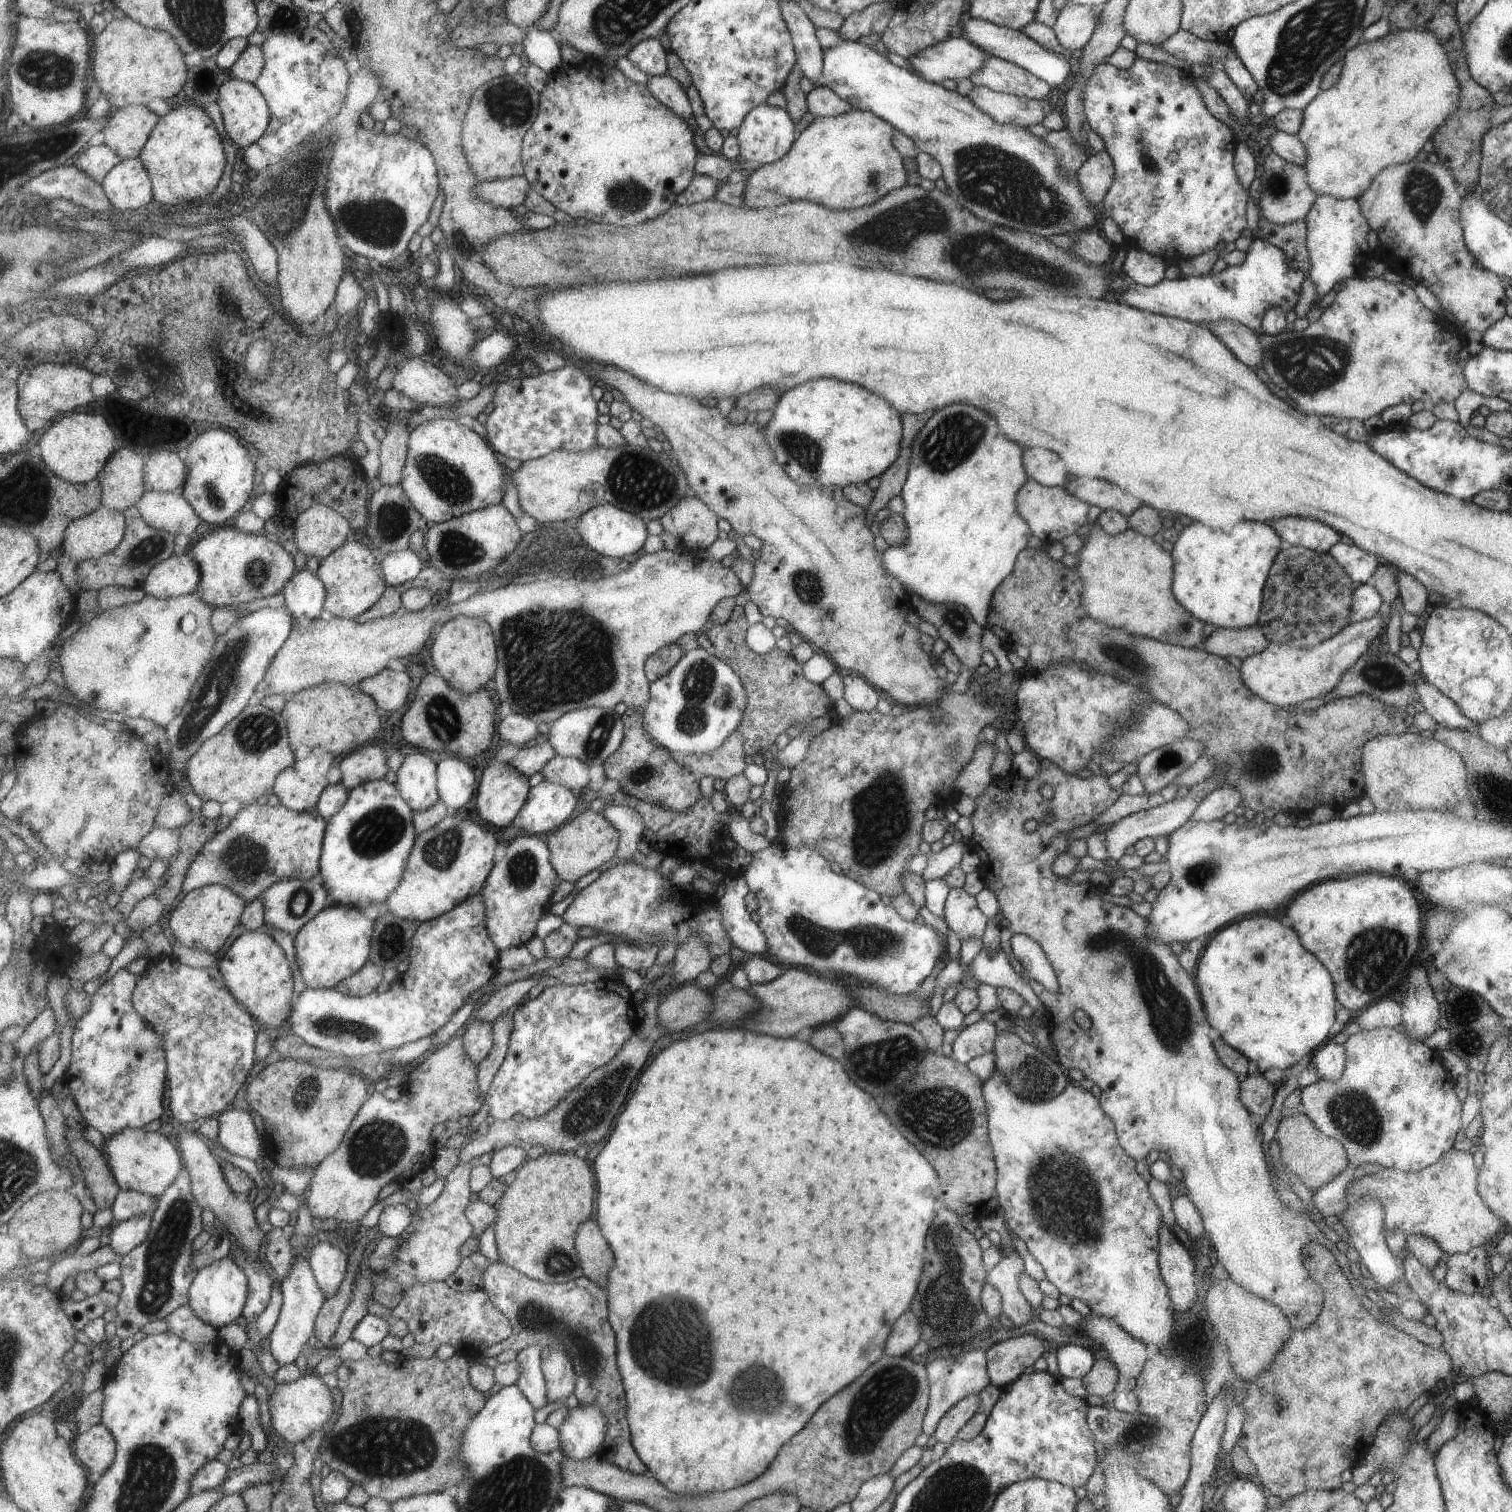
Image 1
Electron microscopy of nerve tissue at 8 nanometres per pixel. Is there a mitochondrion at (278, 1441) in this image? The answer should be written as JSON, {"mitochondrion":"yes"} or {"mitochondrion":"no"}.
{"mitochondrion":"no"}

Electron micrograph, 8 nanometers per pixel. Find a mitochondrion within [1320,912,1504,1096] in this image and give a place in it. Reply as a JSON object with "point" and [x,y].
{"point":[1375,958]}

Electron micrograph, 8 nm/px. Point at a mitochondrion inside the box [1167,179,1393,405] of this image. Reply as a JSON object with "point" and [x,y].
{"point":[1308,365]}

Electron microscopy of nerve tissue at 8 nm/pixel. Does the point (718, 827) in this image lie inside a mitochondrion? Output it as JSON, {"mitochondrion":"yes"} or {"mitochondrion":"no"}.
{"mitochondrion":"no"}

